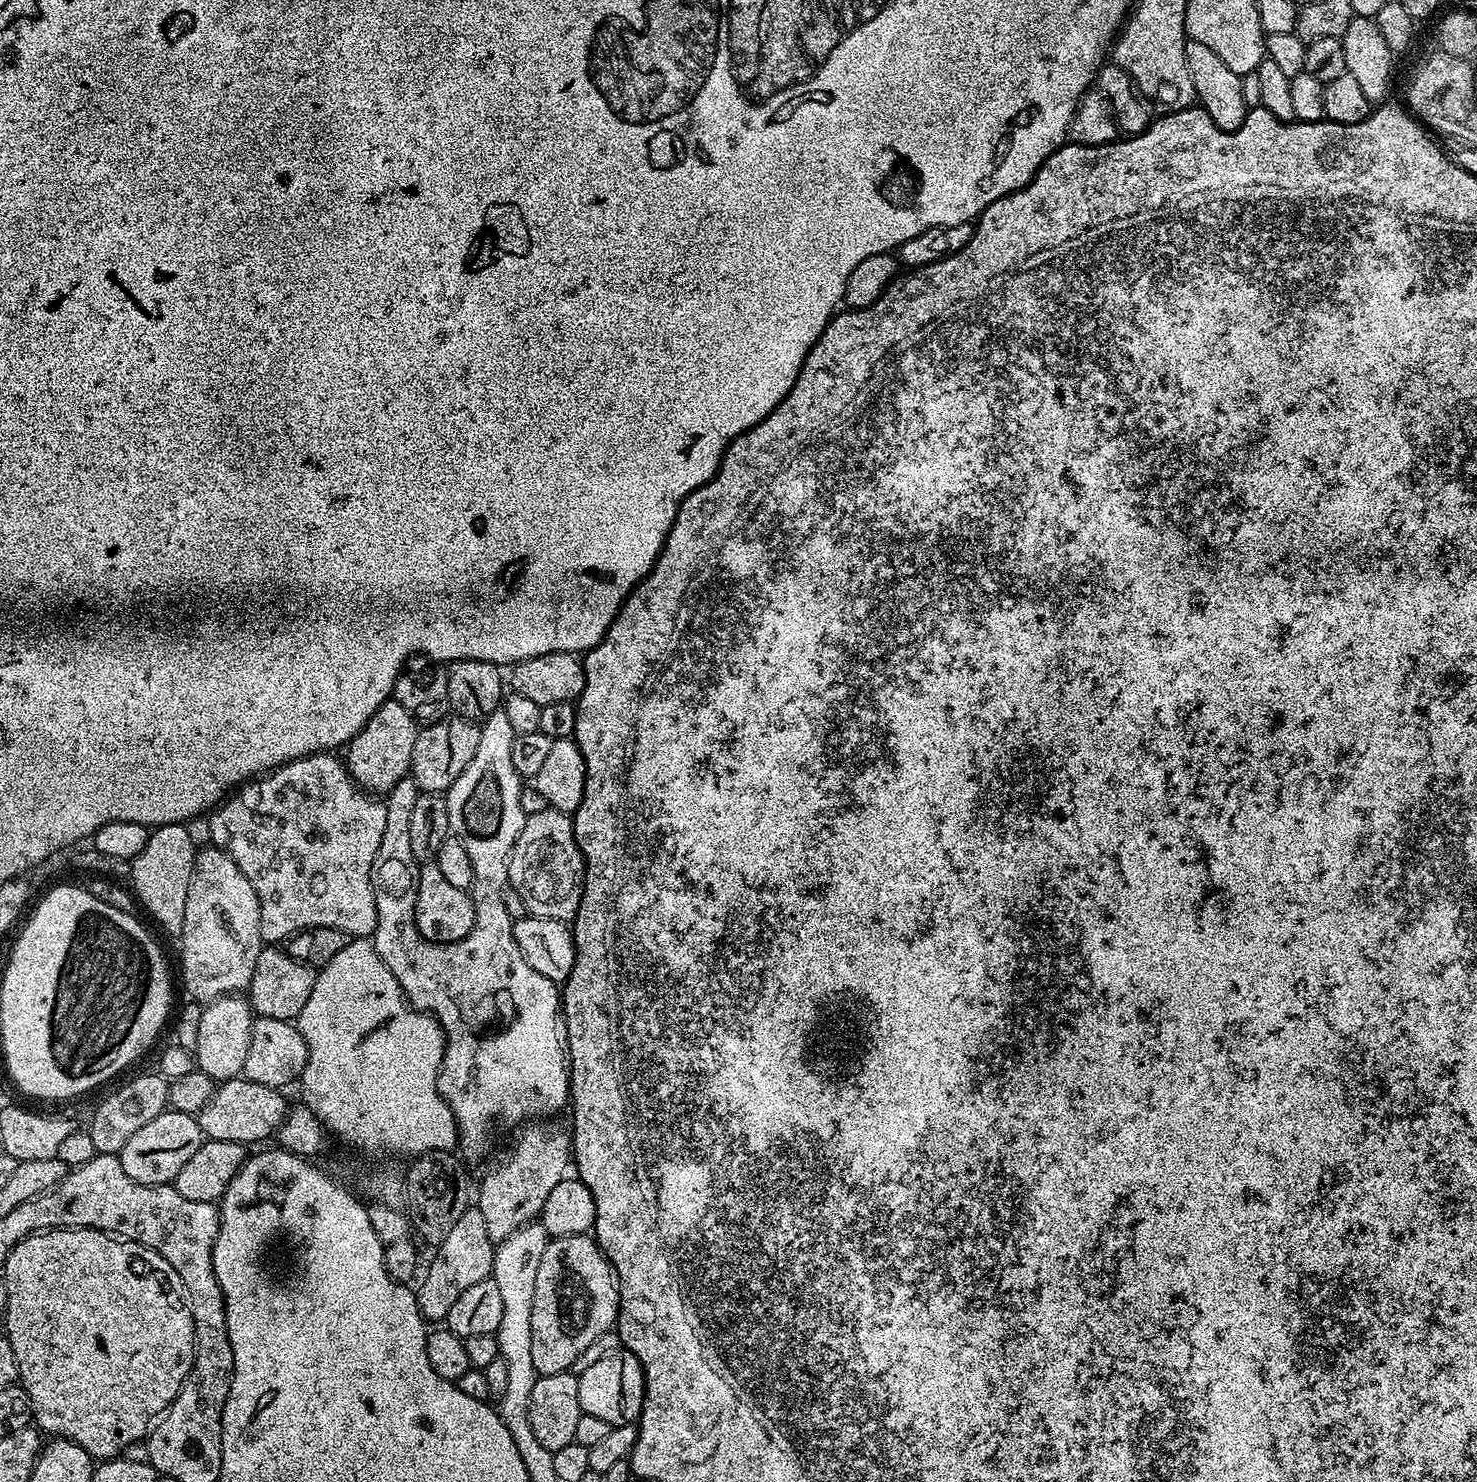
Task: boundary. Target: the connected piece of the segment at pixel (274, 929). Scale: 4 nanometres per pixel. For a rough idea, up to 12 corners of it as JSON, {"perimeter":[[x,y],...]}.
{"perimeter":[[336,754],[292,760],[207,817],[261,938],[368,938],[383,799]]}

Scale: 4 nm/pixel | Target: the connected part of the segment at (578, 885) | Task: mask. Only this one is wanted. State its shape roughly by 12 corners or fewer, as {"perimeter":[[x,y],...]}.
{"perimeter":[[569,813],[525,819],[508,882],[531,915],[575,920],[584,889]]}

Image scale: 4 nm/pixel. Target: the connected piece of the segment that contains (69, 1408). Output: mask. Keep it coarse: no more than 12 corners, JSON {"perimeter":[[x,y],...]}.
{"perimeter":[[93,1228],[10,1250],[2,1320],[49,1437],[141,1443],[196,1331],[162,1254]]}

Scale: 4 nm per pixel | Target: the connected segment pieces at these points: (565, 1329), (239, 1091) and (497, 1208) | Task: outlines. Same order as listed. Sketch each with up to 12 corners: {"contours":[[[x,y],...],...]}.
{"contours":[[[549,1239],[530,1354],[542,1376],[613,1331],[620,1289],[595,1239]],[[223,1081],[198,1113],[210,1140],[256,1144],[285,1123],[281,1089]],[[530,1128],[480,1184],[494,1242],[539,1217],[570,1172],[567,1131]]]}

